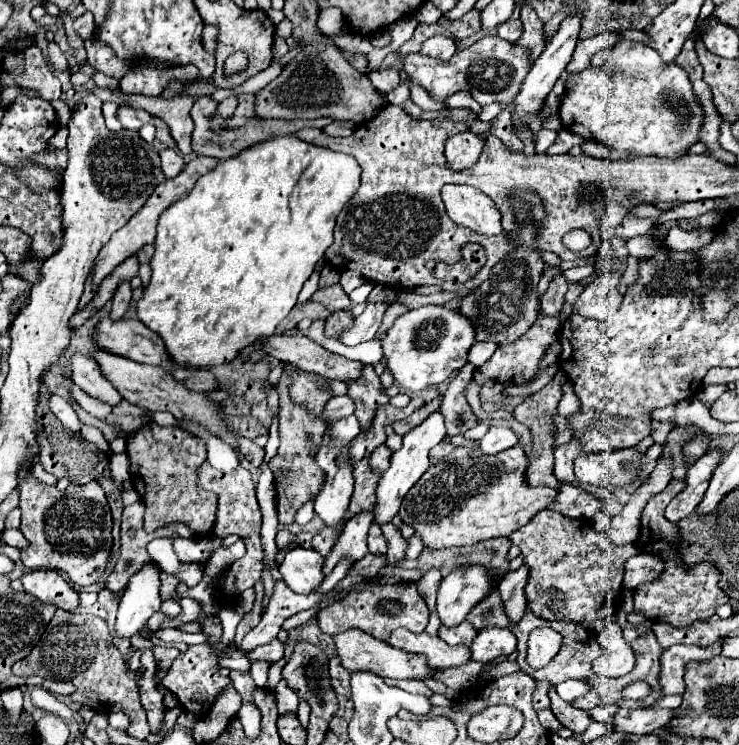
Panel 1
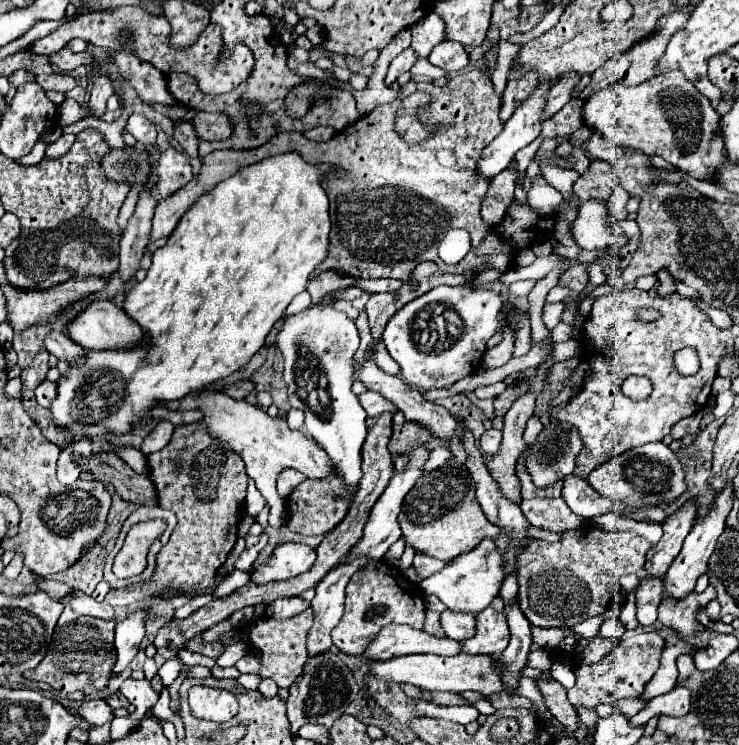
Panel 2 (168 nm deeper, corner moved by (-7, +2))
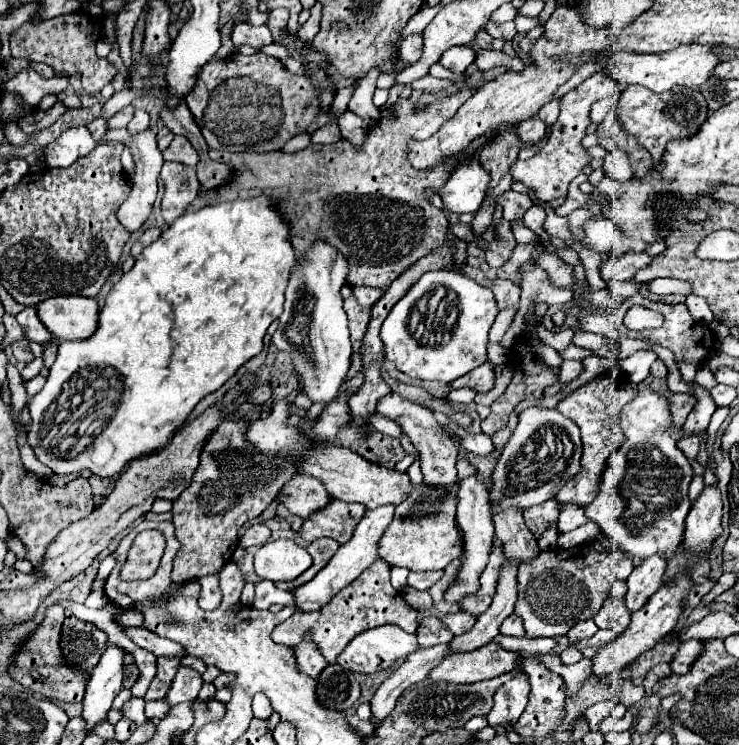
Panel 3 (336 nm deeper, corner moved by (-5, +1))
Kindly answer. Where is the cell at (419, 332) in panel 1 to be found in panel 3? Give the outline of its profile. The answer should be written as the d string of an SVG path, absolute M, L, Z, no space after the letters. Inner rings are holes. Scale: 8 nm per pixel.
M433 269L423 273L411 289L393 305L389 311L383 327L381 327L381 341L387 361L391 361L401 373L415 377L415 379L427 379L427 381L443 381L451 383L457 377L473 371L475 367L483 365L487 361L487 333L495 321L495 315L499 313L493 291L489 287L483 287L469 279L467 275L451 269Z

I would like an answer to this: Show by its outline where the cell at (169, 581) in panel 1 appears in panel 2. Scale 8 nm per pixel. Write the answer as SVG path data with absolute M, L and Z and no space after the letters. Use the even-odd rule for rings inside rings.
M201 424L175 426L169 444L147 456L147 468L157 490L159 506L177 516L177 526L157 554L153 578L149 582L111 588L105 596L109 606L137 606L139 600L159 598L161 590L179 590L179 596L193 600L197 594L215 586L215 572L223 566L237 542L237 514L245 502L247 472L243 460L229 444L209 438Z

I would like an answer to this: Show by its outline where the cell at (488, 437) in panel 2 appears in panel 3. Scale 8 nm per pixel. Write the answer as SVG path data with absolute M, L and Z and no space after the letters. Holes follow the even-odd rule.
M467 433L459 439L461 447L473 455L489 455L493 451L493 443L485 433Z

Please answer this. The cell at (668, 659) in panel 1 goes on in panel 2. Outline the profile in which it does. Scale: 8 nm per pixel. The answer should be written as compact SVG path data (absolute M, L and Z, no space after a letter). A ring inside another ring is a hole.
M677 684L671 692L667 694L661 694L657 698L653 698L645 710L641 710L639 714L635 714L631 720L635 724L641 724L641 722L647 722L655 716L661 716L661 714L669 714L669 716L685 716L691 708L691 690L683 684Z

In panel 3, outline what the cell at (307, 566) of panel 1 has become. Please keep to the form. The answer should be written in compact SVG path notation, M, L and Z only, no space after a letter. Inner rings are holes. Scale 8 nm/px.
M269 541L255 553L255 573L267 581L293 581L311 567L311 555L295 541Z

